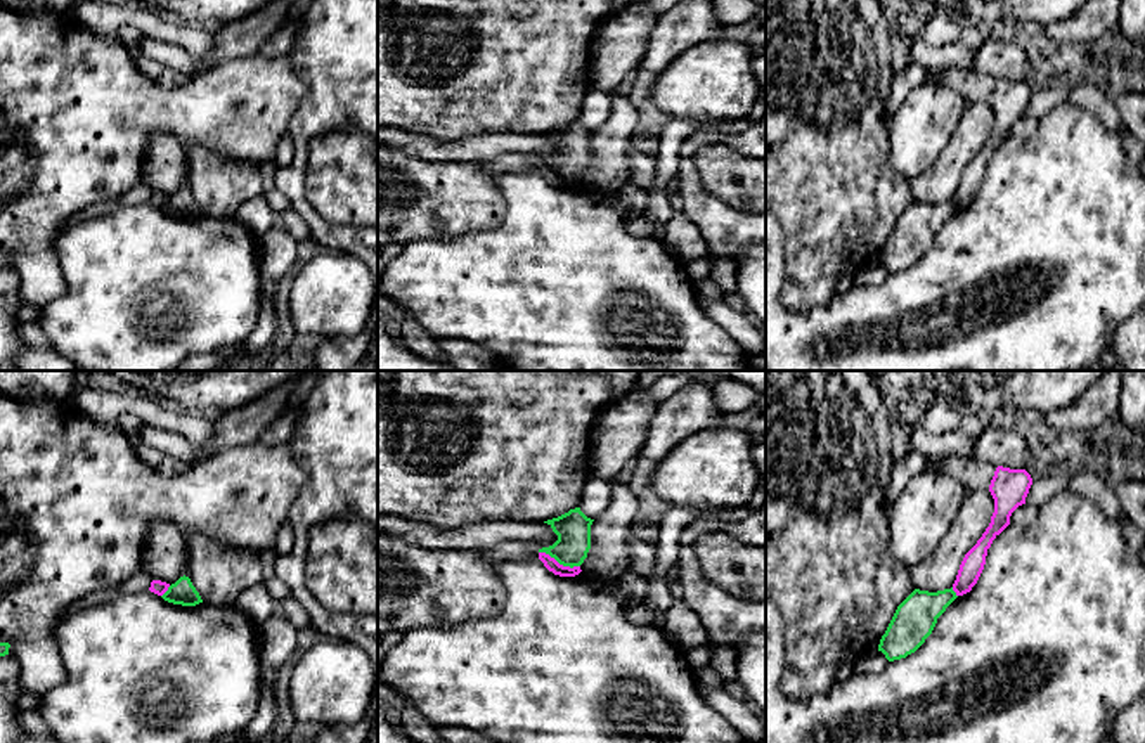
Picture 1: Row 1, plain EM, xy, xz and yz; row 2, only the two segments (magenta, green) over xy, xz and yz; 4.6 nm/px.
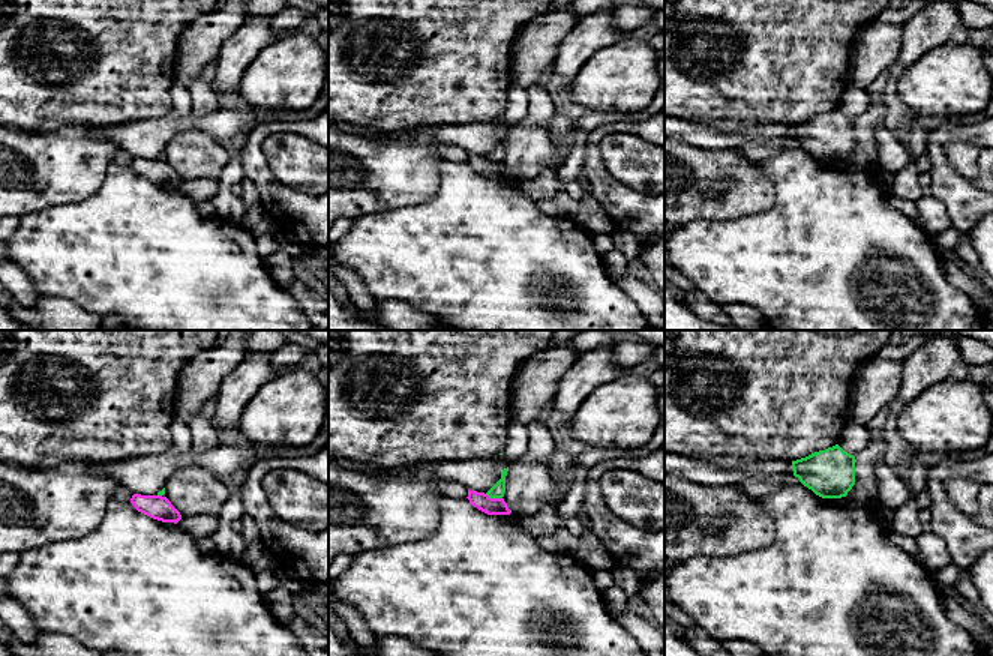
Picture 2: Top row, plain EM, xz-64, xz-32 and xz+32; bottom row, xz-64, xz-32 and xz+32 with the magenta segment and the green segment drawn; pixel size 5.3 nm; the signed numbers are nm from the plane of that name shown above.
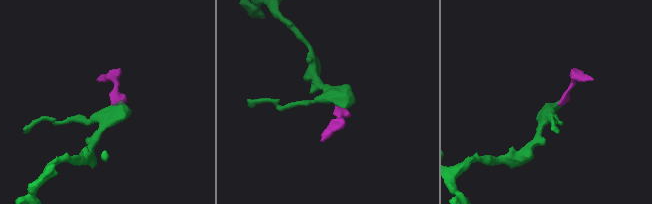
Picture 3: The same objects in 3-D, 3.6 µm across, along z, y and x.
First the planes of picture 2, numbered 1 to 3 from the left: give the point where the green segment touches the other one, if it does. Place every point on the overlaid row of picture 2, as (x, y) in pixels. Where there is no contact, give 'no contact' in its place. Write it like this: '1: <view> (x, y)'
1: xz-64 (159, 496)
2: xz-32 (494, 499)
3: no contact

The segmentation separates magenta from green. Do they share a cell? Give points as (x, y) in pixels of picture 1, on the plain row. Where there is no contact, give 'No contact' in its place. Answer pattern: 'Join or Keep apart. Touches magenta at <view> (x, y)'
Keep apart. Touches magenta at xz (558, 175)

